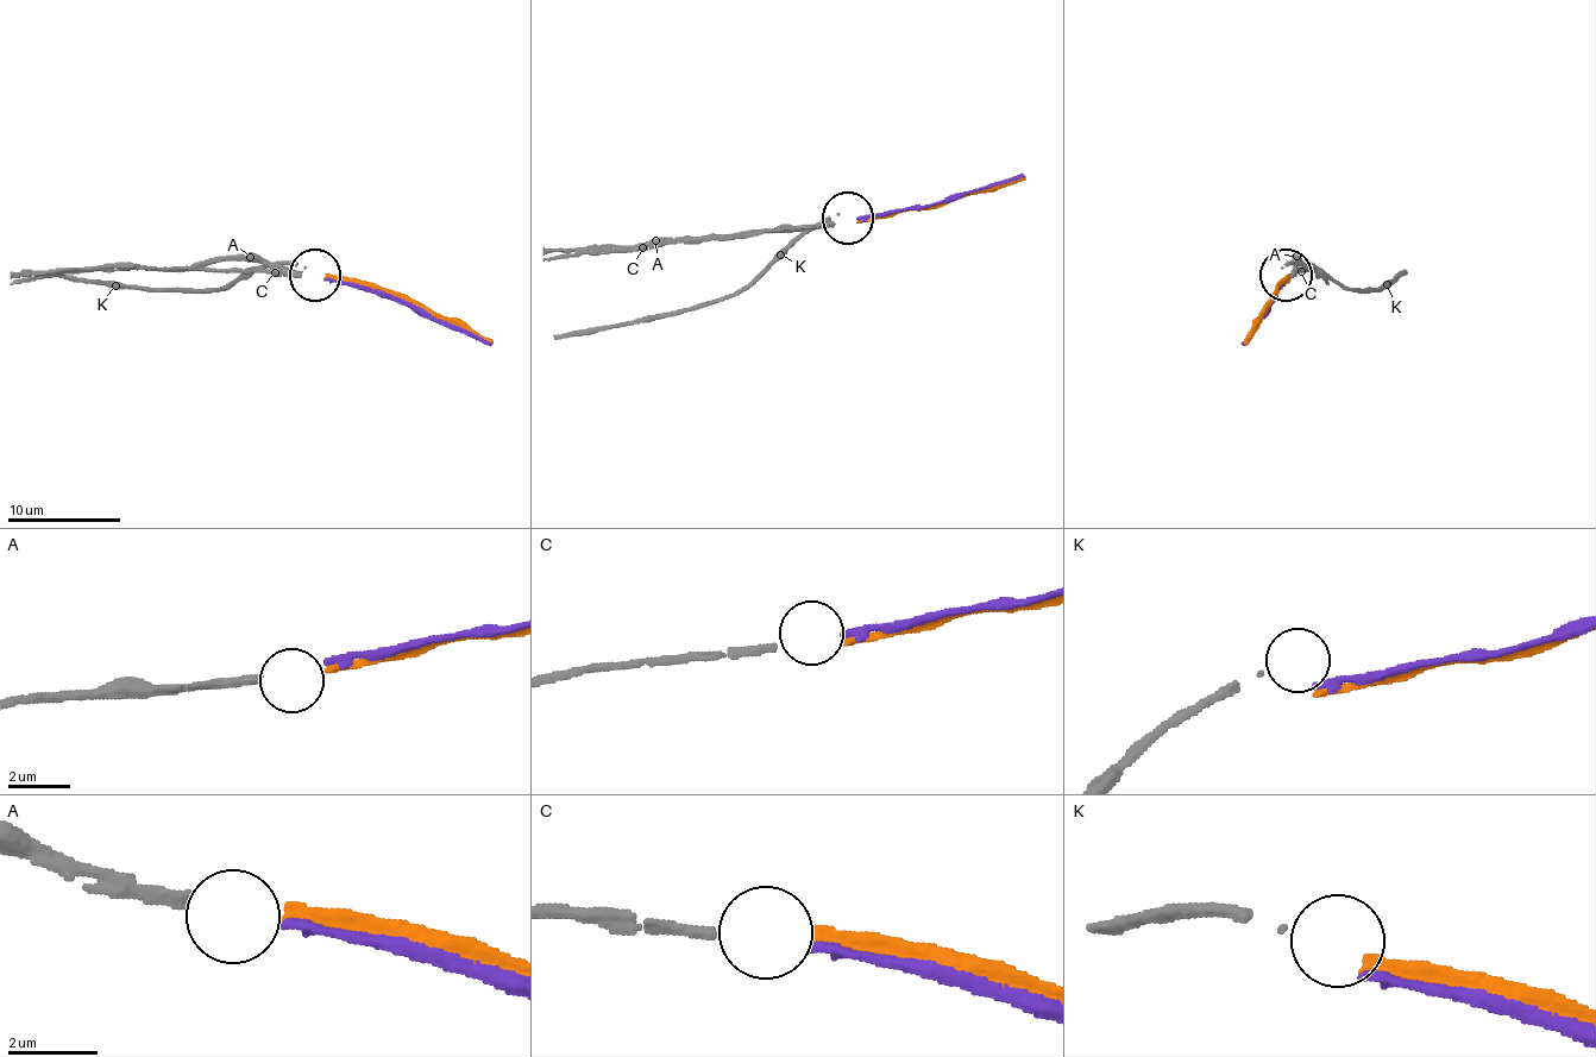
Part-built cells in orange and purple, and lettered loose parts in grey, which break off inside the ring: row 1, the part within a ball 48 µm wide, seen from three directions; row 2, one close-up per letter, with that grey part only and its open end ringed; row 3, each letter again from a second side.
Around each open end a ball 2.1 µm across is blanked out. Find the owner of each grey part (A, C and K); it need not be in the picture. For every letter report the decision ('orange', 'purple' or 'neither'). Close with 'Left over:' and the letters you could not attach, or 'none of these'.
A: orange
C: purple
K: neither
Left over: K

